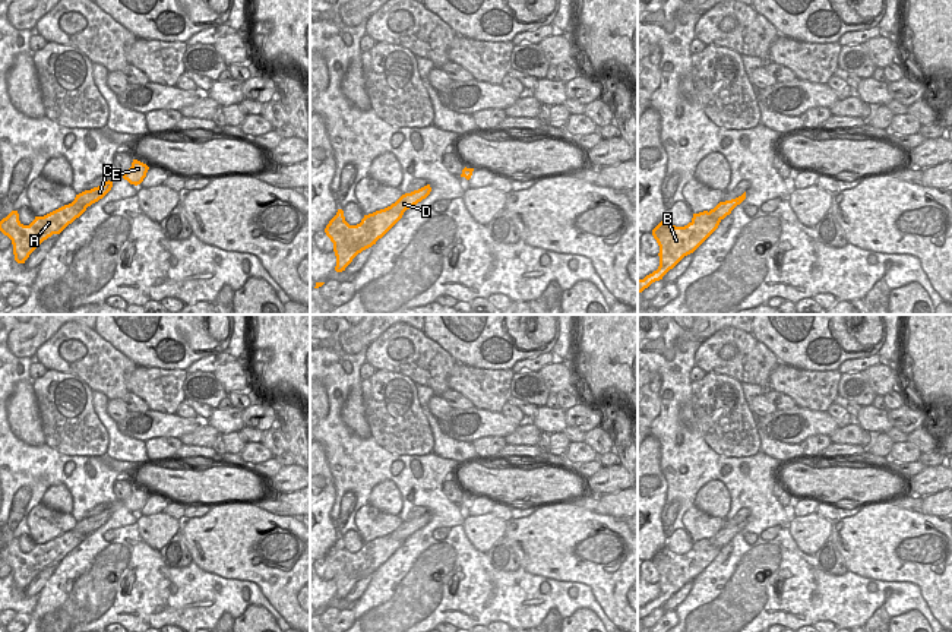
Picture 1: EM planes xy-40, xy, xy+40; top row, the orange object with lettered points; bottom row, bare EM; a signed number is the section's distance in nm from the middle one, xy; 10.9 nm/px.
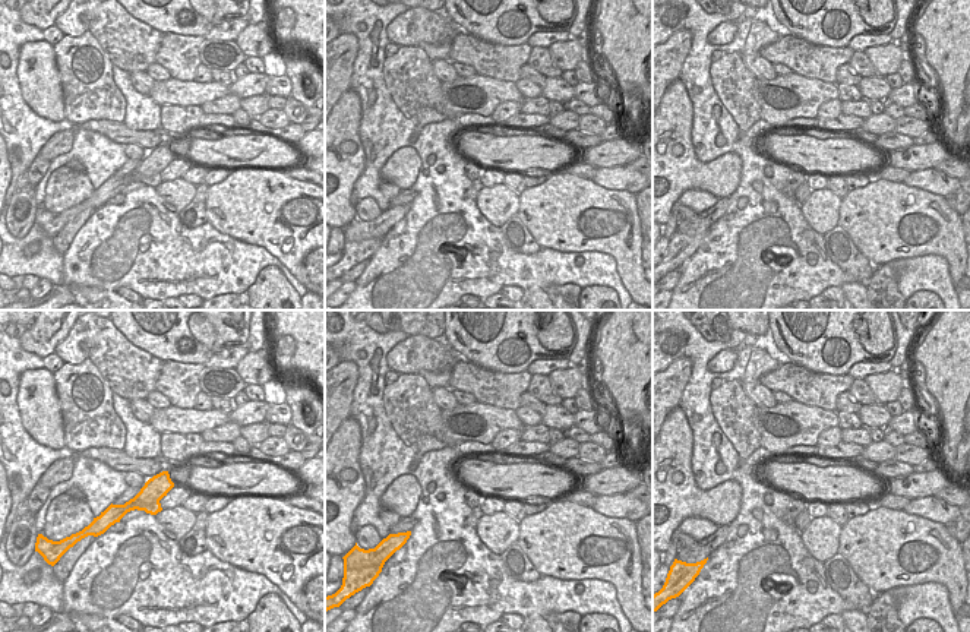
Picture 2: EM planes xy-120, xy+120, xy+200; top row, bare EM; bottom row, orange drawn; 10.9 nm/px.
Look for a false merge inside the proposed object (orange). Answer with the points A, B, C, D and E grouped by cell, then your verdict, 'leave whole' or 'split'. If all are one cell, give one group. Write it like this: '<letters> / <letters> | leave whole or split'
A B / C D E | split

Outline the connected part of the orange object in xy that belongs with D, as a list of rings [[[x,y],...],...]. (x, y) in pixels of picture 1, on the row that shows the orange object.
[[[427,184],[418,190],[414,190],[411,193],[405,193],[395,203],[392,203],[390,208],[395,212],[404,214],[407,209],[417,205],[423,199],[426,199],[430,195],[430,192],[431,192],[431,187],[430,187],[430,184]]]

